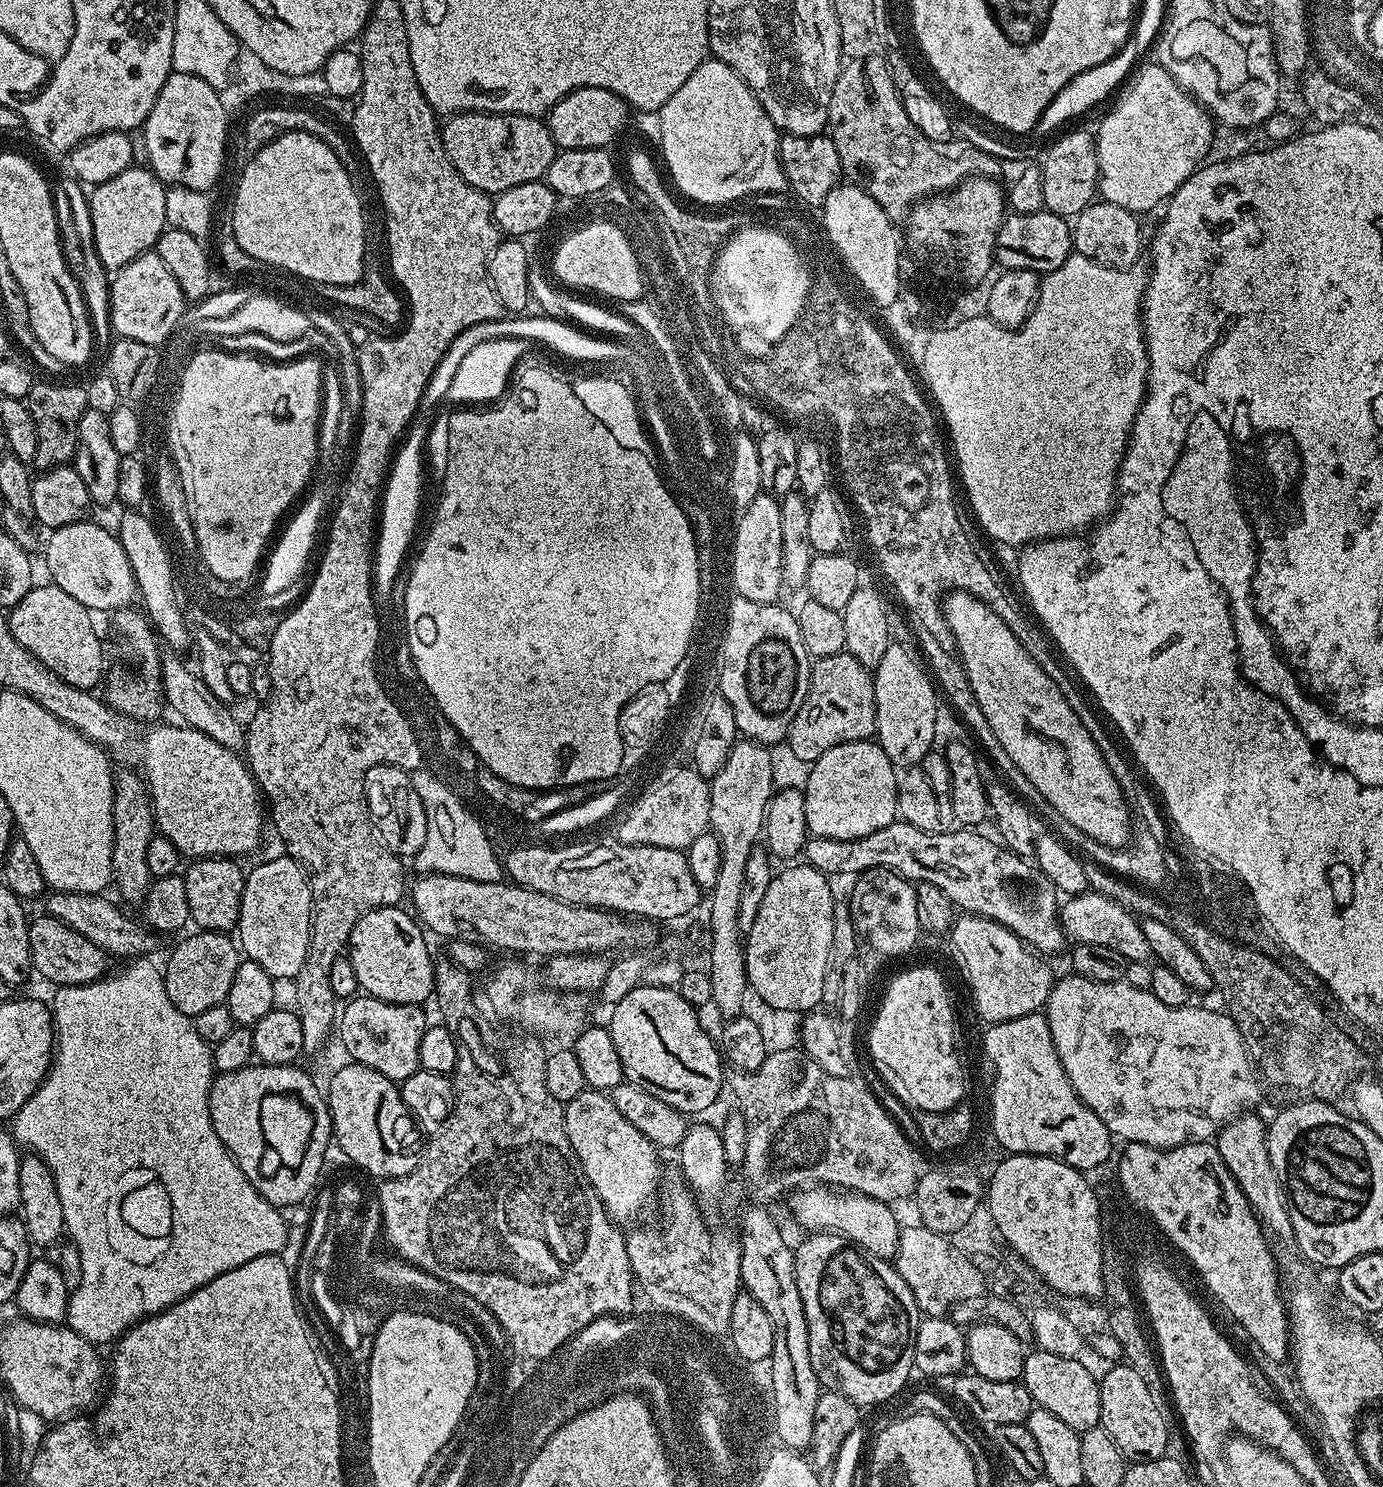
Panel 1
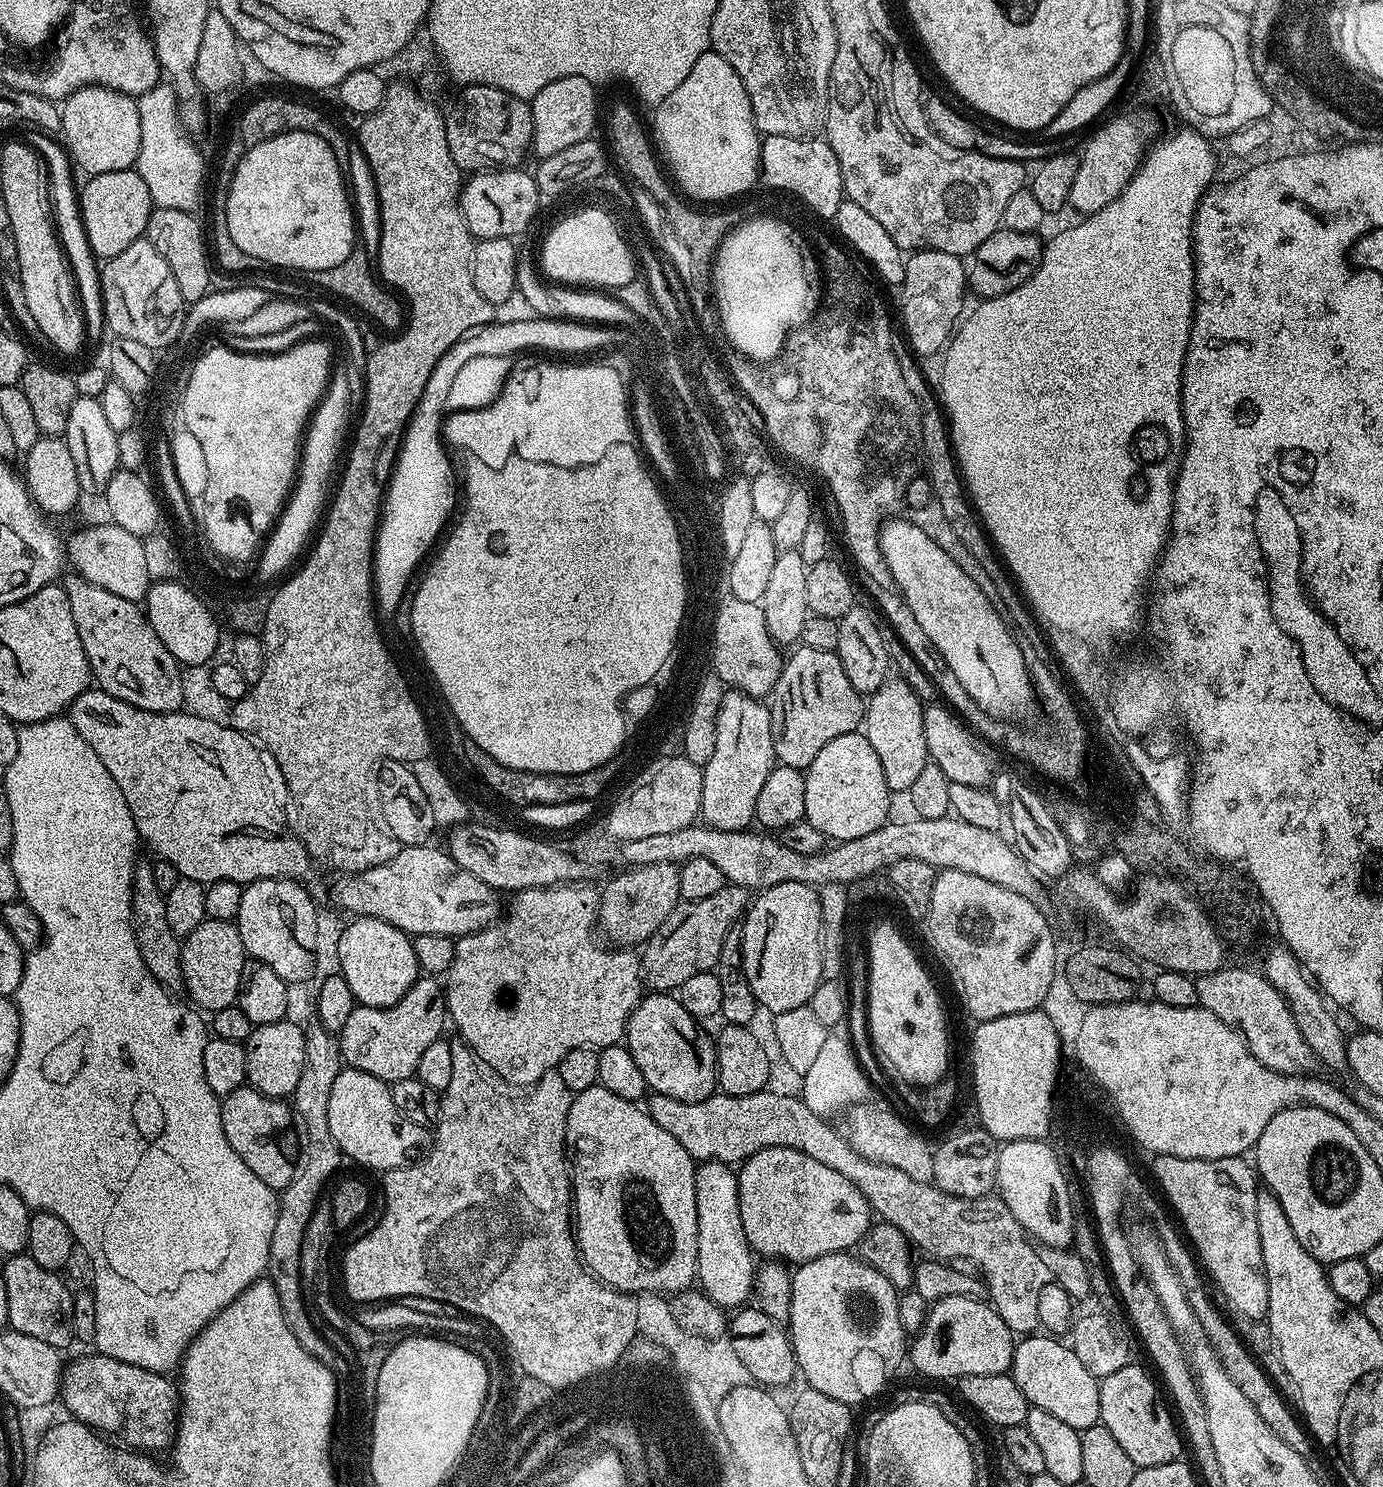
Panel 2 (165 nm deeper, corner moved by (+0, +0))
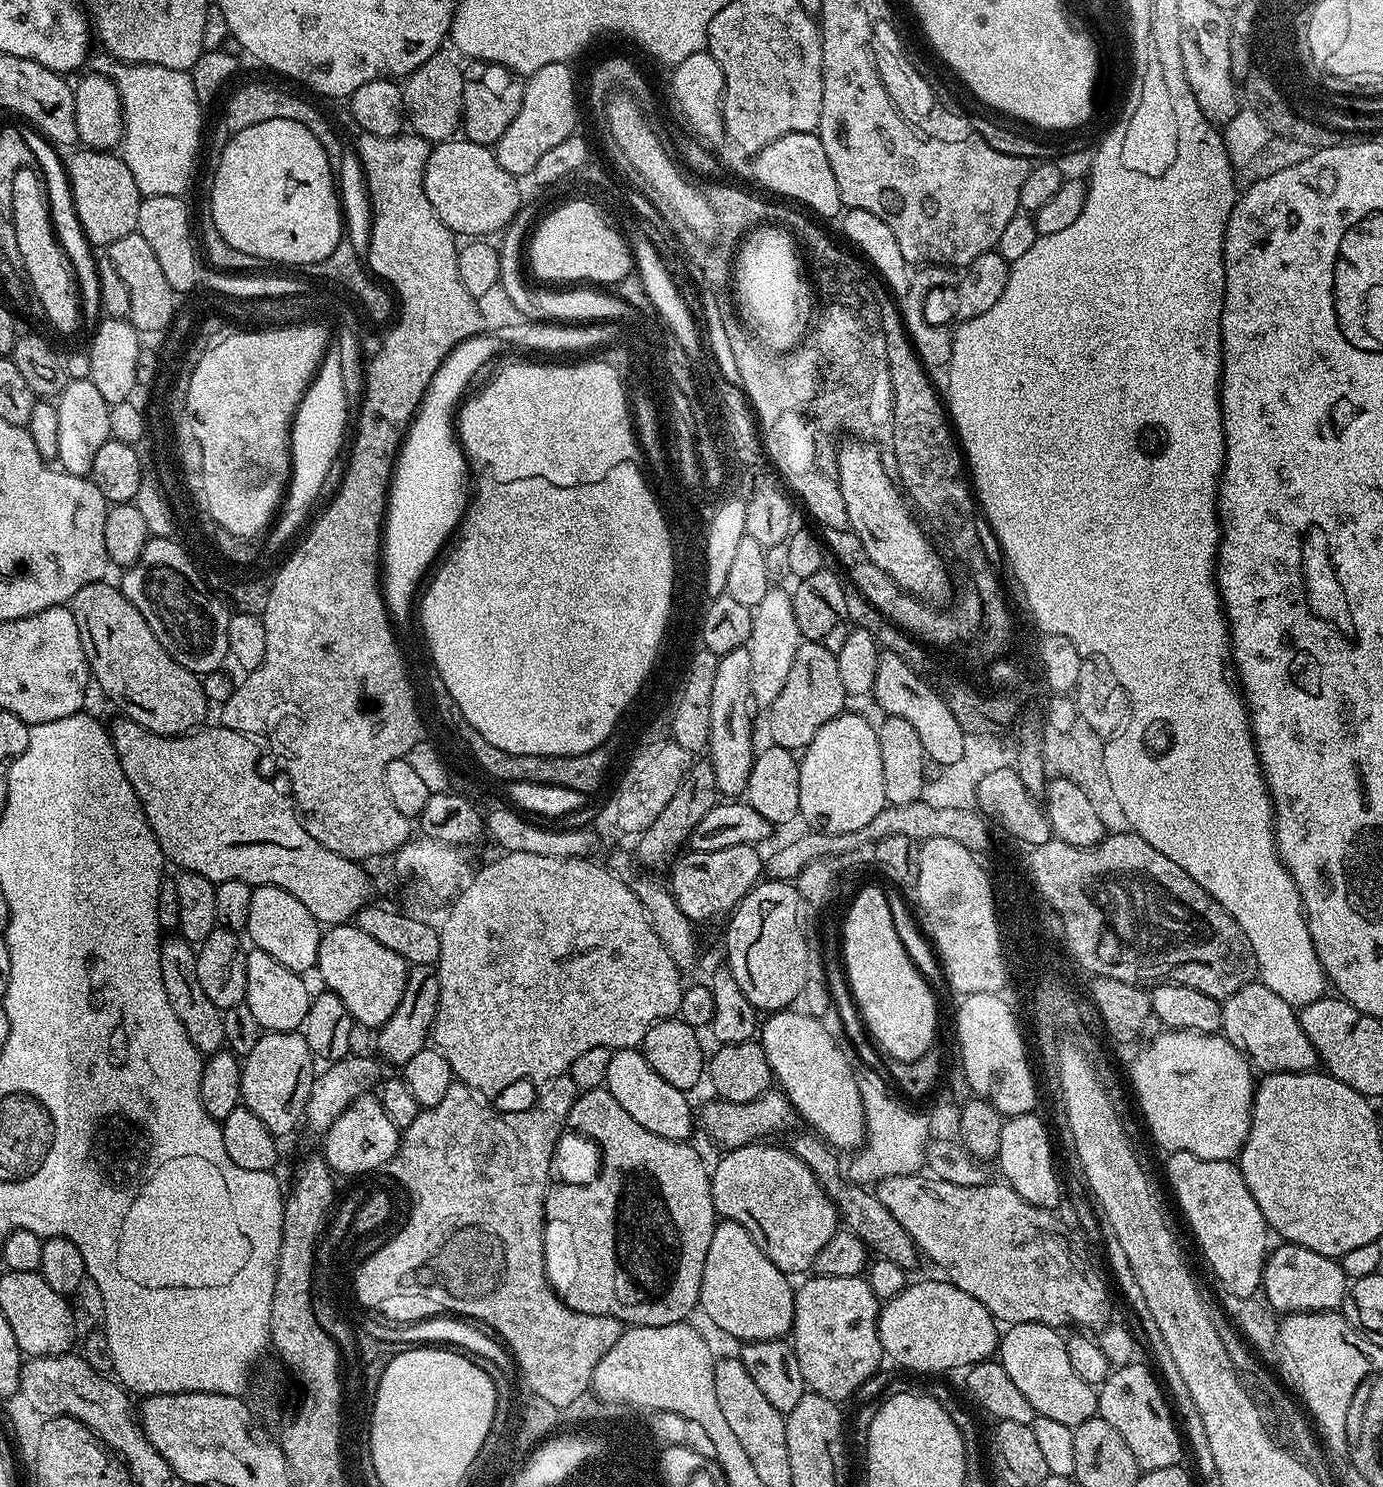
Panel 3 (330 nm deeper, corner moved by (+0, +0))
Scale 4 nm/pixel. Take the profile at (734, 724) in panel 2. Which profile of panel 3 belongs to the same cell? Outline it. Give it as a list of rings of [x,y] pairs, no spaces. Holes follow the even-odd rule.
[[[747,647],[735,648],[719,657],[714,690],[710,690],[710,738],[706,756],[714,770],[716,791],[721,797],[740,798],[745,795],[754,759],[752,712],[750,654]]]

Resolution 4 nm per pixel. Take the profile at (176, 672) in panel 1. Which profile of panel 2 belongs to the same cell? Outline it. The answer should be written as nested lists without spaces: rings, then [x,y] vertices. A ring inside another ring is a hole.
[[[111,522],[92,524],[81,532],[76,532],[66,544],[66,560],[74,567],[75,575],[81,576],[94,586],[102,586],[102,590],[110,590],[110,594],[118,594],[118,598],[143,601],[148,595],[150,577],[146,570],[146,550],[144,541],[139,536],[130,534],[130,530],[122,530],[122,526]]]

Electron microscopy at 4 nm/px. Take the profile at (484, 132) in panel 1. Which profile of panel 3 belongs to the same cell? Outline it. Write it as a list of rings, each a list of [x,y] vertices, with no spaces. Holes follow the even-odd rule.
[[[482,60],[471,61],[463,71],[463,135],[479,144],[495,146],[498,138],[502,138],[502,134],[506,134],[510,122],[514,122],[514,114],[518,114],[518,110],[522,106],[525,81],[506,66],[486,64]]]

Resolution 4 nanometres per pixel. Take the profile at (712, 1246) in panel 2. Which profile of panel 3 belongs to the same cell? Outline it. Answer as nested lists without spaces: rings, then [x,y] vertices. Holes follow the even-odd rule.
[[[721,1219],[714,1230],[714,1238],[710,1238],[710,1250],[706,1250],[706,1266],[702,1270],[702,1290],[700,1291],[699,1307],[709,1316],[714,1326],[730,1334],[739,1342],[749,1340],[778,1340],[787,1337],[794,1322],[794,1302],[796,1293],[791,1284],[789,1273],[778,1270],[766,1254],[750,1238],[742,1226],[733,1220]]]

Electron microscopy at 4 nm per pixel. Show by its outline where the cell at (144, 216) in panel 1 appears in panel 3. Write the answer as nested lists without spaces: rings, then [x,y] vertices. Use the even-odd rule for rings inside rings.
[[[73,151],[73,156],[66,160],[68,182],[72,186],[72,201],[78,222],[89,244],[103,246],[118,242],[118,238],[126,238],[126,234],[136,231],[138,206],[142,199],[138,186],[134,186],[134,178],[119,155],[111,151],[79,151]]]

